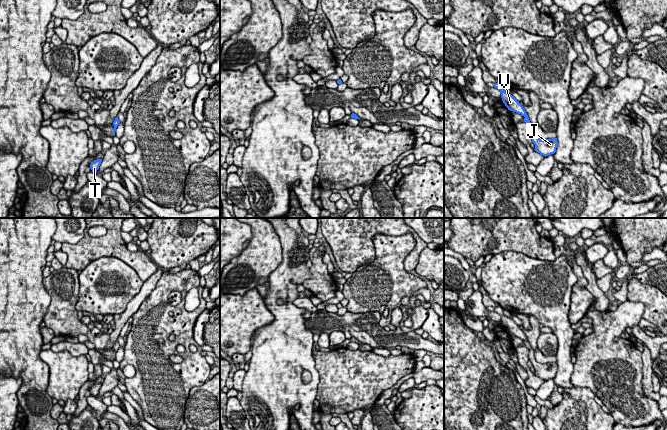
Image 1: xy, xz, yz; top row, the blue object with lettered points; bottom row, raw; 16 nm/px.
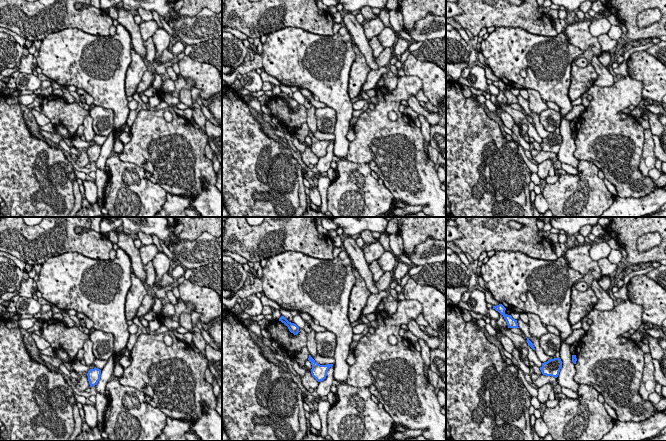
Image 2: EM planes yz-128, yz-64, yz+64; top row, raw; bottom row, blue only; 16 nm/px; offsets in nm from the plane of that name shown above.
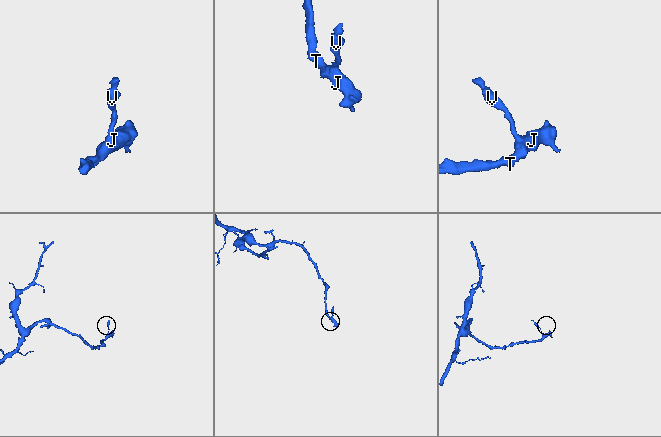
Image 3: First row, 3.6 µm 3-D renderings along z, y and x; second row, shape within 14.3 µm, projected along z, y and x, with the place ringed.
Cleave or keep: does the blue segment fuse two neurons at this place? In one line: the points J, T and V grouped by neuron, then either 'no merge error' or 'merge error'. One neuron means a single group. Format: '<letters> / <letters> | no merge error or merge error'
J T V | no merge error

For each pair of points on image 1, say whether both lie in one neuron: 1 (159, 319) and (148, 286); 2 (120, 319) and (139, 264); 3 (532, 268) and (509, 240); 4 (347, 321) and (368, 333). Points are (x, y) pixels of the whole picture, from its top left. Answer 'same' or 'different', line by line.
1: different
2: different
3: different
4: same

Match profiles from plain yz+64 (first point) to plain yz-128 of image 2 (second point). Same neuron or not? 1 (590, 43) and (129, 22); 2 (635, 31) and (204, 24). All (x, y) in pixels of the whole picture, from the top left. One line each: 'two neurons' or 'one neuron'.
1: two neurons
2: two neurons

